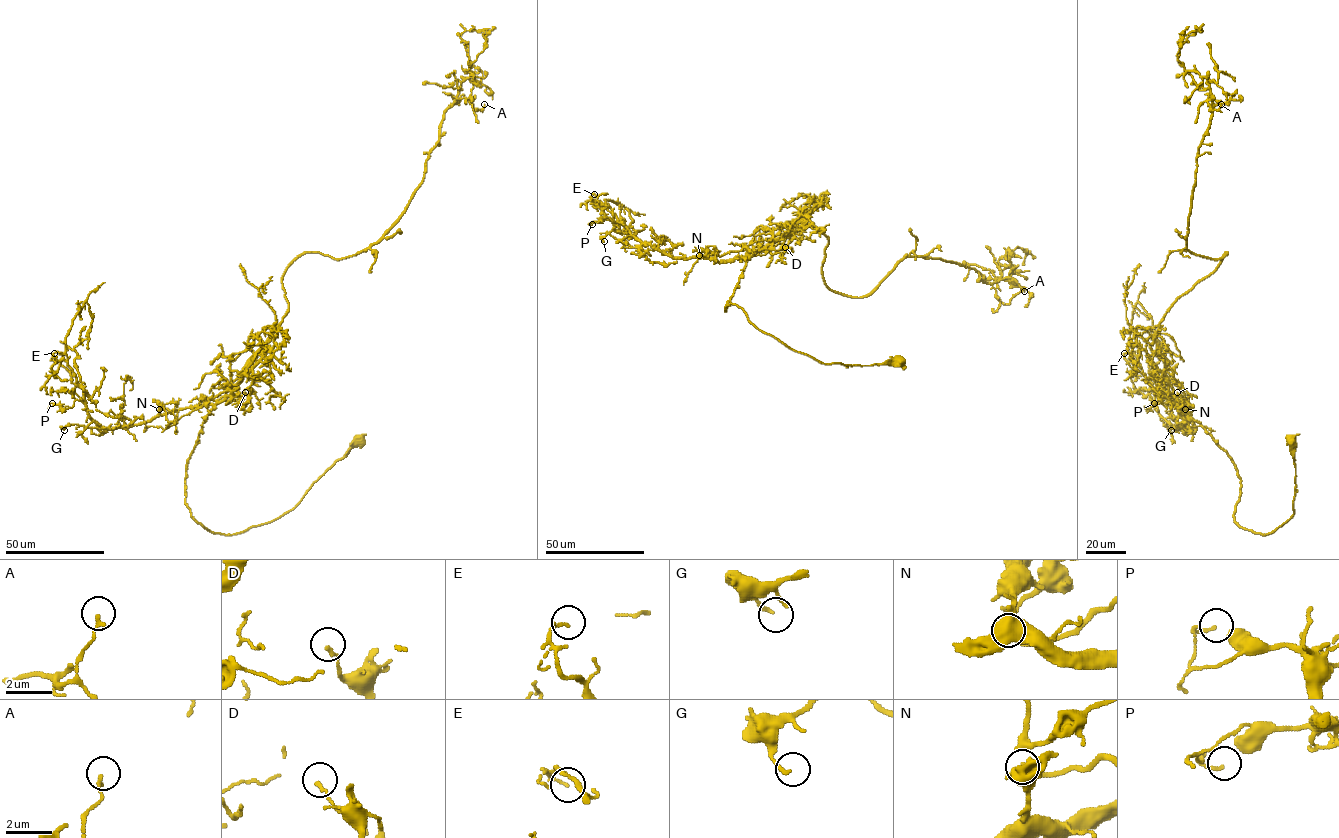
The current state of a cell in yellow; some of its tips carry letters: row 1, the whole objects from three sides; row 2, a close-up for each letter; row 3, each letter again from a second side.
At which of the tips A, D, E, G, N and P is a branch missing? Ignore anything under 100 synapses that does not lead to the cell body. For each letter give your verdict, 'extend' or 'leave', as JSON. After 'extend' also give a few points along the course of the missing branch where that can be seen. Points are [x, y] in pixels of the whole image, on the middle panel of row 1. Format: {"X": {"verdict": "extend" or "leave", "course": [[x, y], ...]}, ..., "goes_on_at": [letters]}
{"A": {"verdict": "leave"}, "D": {"verdict": "leave"}, "E": {"verdict": "leave"}, "G": {"verdict": "leave"}, "N": {"verdict": "leave"}, "P": {"verdict": "leave"}, "goes_on_at": []}

